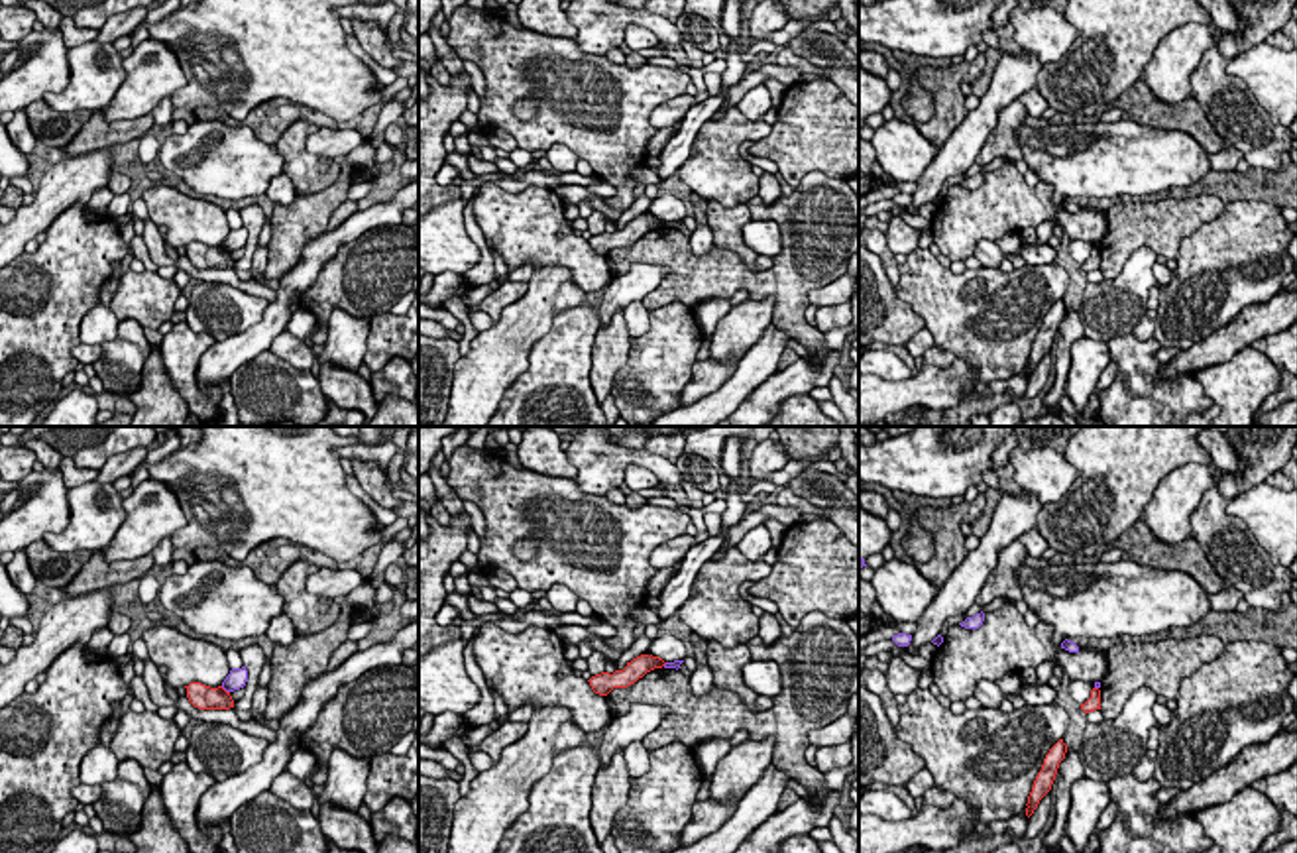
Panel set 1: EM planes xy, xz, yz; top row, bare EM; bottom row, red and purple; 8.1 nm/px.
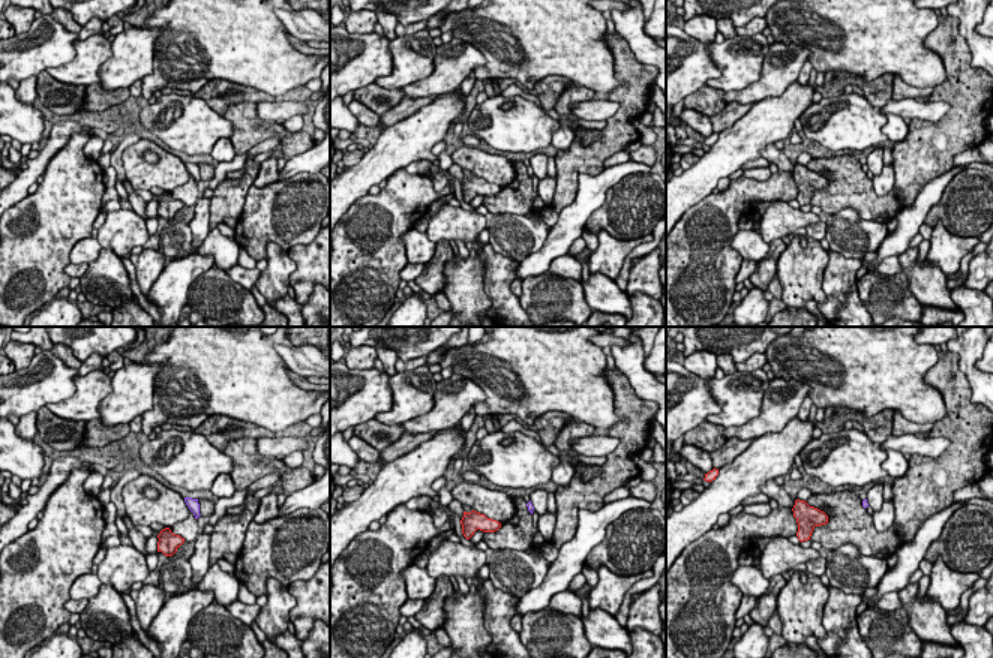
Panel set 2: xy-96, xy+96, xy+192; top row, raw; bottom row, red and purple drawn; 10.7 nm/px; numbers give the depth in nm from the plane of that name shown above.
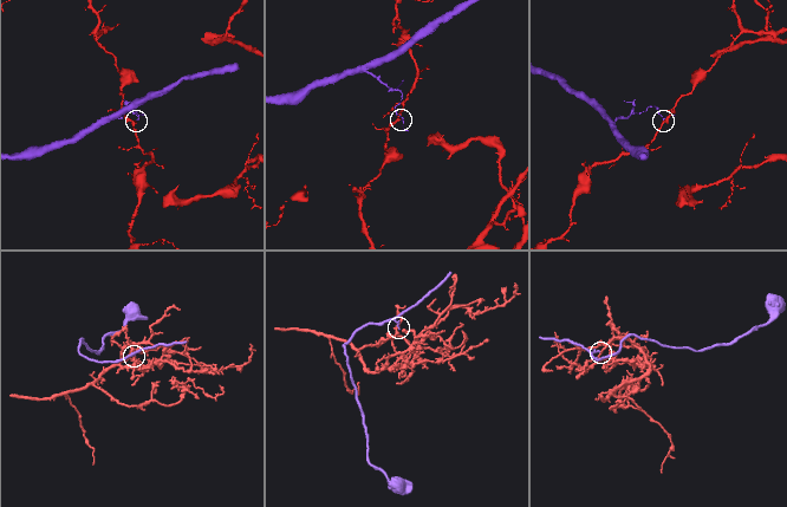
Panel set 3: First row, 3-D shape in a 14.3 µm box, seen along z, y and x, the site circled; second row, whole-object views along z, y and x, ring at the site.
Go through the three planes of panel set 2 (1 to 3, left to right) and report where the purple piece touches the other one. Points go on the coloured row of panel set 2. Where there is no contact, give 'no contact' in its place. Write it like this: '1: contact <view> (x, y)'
1: no contact
2: no contact
3: no contact

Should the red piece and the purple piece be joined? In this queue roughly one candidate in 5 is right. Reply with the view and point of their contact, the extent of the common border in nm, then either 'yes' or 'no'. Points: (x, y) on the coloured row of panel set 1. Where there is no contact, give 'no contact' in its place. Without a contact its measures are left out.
xy (223, 688) | 100 nm | no

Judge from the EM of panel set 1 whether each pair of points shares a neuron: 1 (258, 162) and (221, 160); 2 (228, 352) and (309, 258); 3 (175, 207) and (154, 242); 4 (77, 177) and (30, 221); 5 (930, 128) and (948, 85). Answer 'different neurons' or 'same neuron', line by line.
1: same neuron
2: same neuron
3: different neurons
4: same neuron
5: same neuron

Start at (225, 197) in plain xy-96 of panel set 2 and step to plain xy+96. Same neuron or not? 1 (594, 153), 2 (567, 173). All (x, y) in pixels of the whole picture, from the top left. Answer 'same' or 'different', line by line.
1: same
2: same

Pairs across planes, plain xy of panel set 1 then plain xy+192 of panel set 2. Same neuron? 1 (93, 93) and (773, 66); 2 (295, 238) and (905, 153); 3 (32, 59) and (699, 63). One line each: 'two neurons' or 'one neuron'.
1: two neurons
2: one neuron
3: one neuron

